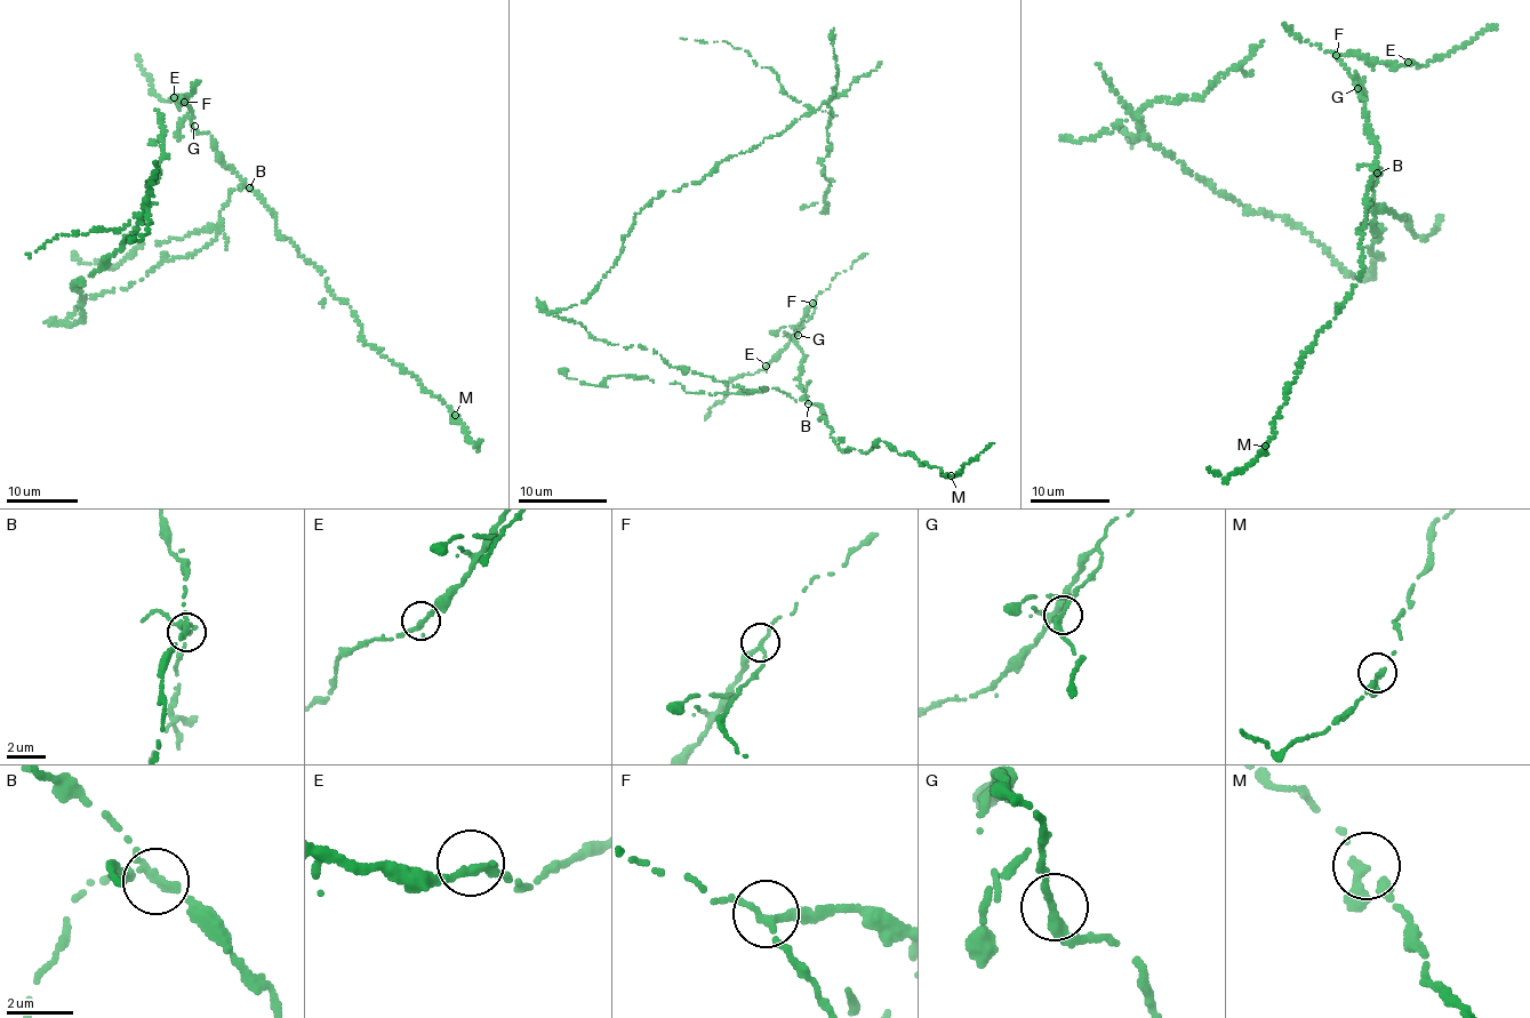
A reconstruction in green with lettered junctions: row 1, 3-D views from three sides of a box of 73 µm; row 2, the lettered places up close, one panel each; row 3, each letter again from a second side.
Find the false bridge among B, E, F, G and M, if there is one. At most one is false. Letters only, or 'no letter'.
B

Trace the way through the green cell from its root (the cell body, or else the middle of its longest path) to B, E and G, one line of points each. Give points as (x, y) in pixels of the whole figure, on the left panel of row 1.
B: (150, 271), (168, 259), (194, 255), (208, 247), (215, 239), (221, 215), (231, 192), (238, 186), (248, 187)
E: (150, 271), (213, 242), (231, 192), (245, 184), (207, 134), (194, 129), (185, 98), (174, 97)
G: (150, 271), (178, 256), (194, 255), (213, 242), (231, 192), (245, 184), (224, 163), (207, 134), (194, 126)

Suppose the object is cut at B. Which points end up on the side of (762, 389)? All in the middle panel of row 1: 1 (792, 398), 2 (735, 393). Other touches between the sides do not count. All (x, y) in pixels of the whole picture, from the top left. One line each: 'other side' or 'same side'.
1: same side
2: same side

